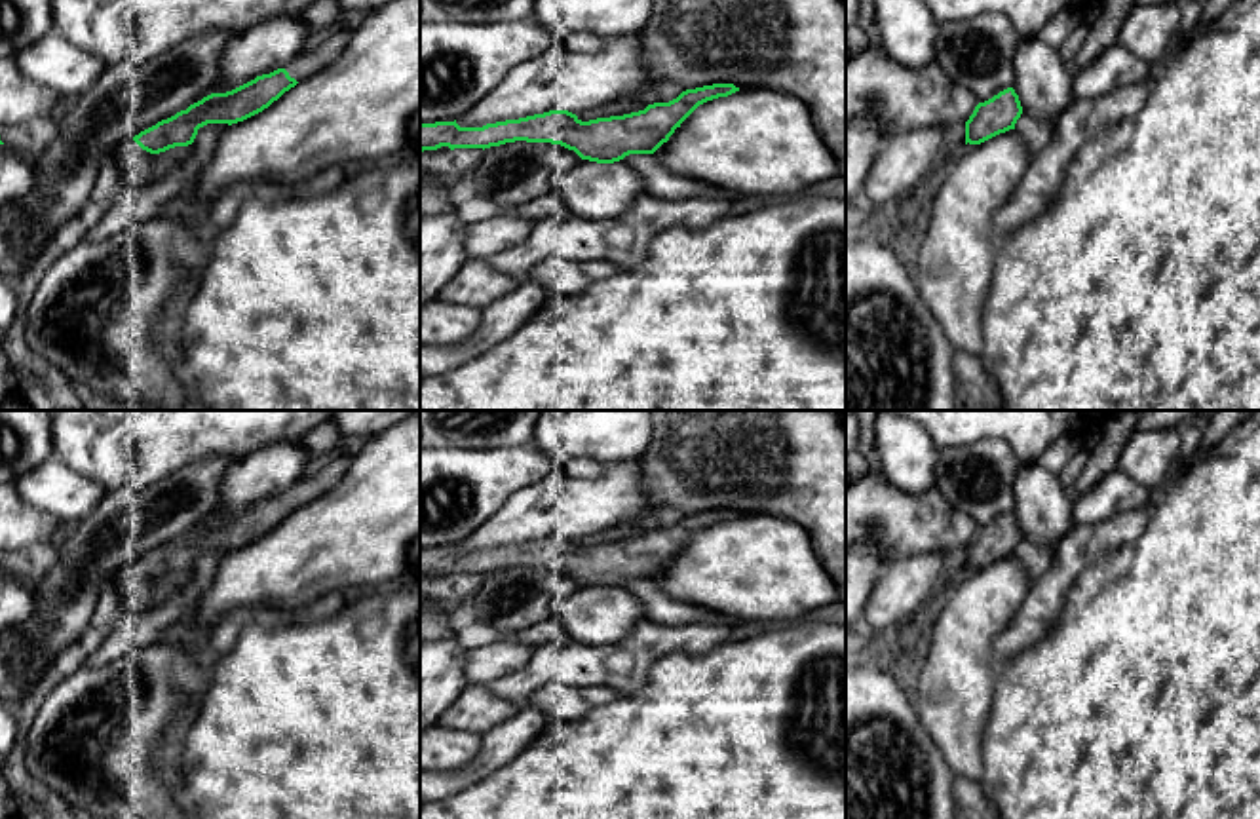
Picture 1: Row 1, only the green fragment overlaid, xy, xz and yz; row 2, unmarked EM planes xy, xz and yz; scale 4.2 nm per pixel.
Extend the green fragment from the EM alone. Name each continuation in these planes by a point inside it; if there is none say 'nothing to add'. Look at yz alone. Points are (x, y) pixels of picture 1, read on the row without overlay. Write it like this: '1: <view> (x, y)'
nothing to add

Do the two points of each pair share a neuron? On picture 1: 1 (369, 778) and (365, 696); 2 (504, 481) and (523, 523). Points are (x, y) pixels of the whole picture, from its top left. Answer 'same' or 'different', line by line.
1: same
2: different

